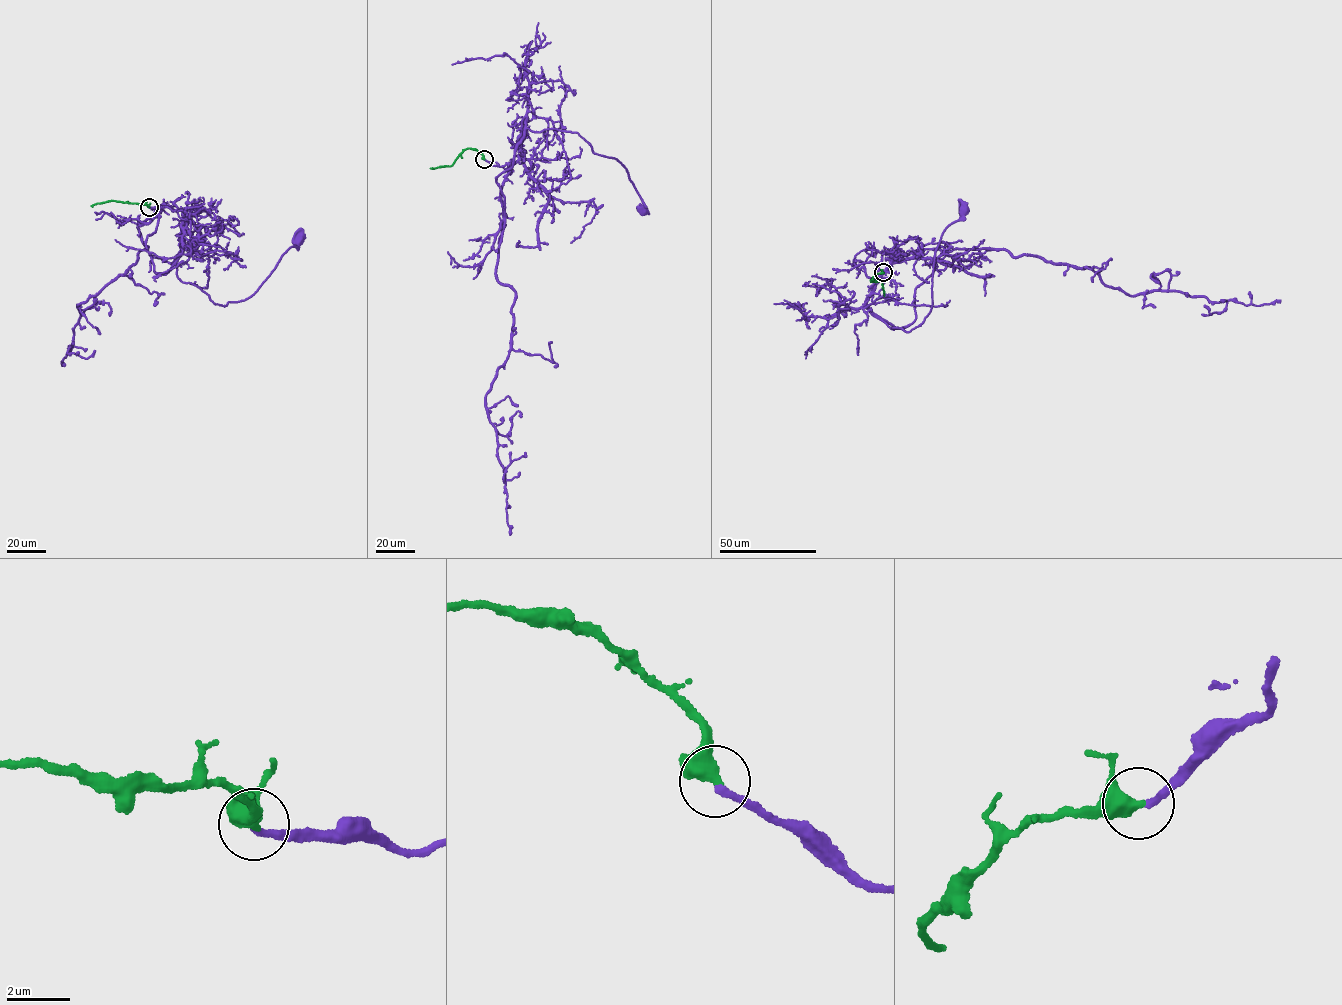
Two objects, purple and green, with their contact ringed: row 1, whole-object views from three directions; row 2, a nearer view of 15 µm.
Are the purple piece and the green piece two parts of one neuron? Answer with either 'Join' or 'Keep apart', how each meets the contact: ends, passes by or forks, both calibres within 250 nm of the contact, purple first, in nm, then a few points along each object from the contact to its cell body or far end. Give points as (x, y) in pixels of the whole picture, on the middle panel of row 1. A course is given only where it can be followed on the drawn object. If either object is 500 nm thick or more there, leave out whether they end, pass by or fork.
Join. At the ring purple ends. At the ring green forks. Thickness 200 nm (purple) against 320 nm. Course of purple: (484, 159), (502, 166), (521, 159), (525, 118), (533, 131), (578, 133), (594, 153), (626, 168), (643, 210). Course of green: (484, 159), (478, 151), (467, 148), (451, 166), (430, 168)

